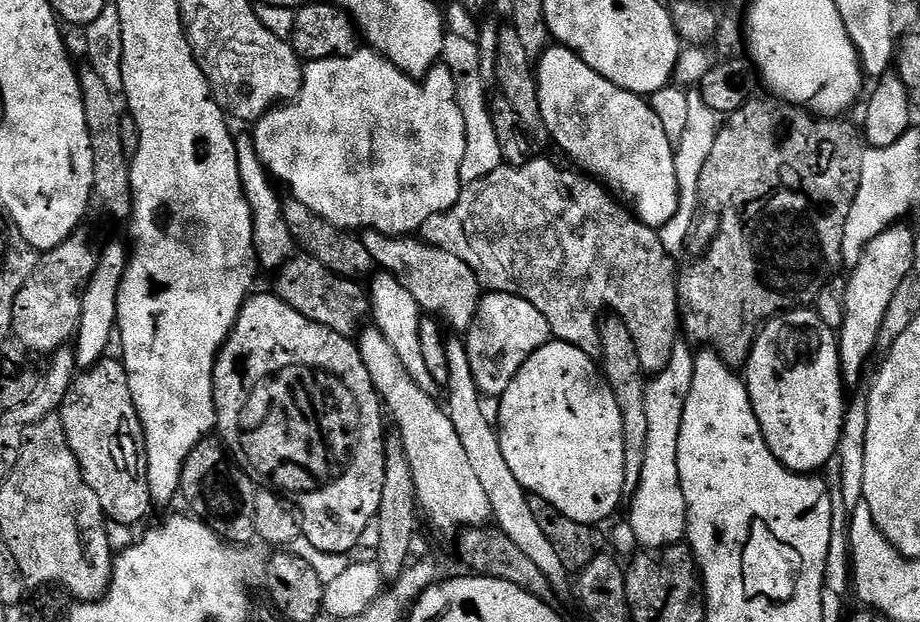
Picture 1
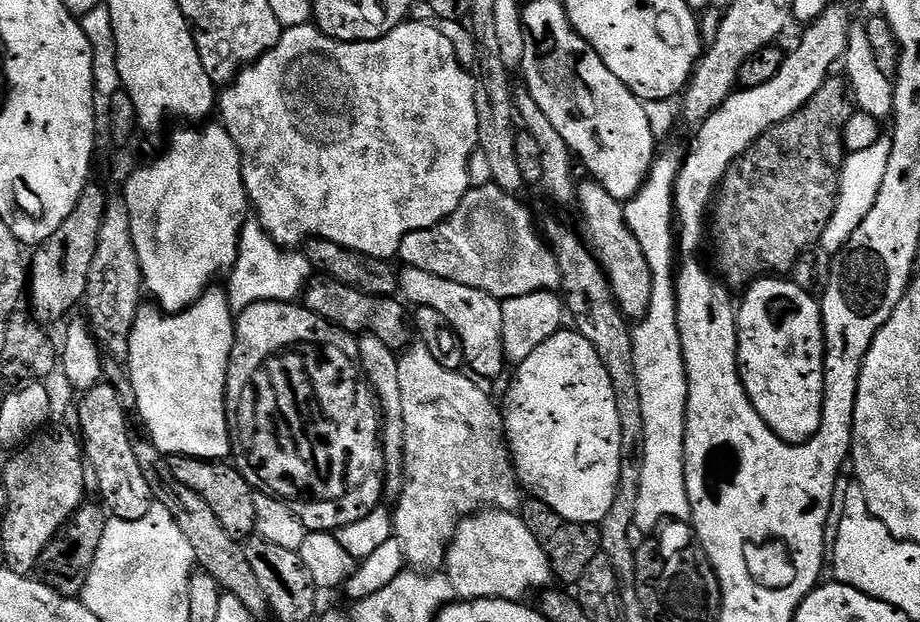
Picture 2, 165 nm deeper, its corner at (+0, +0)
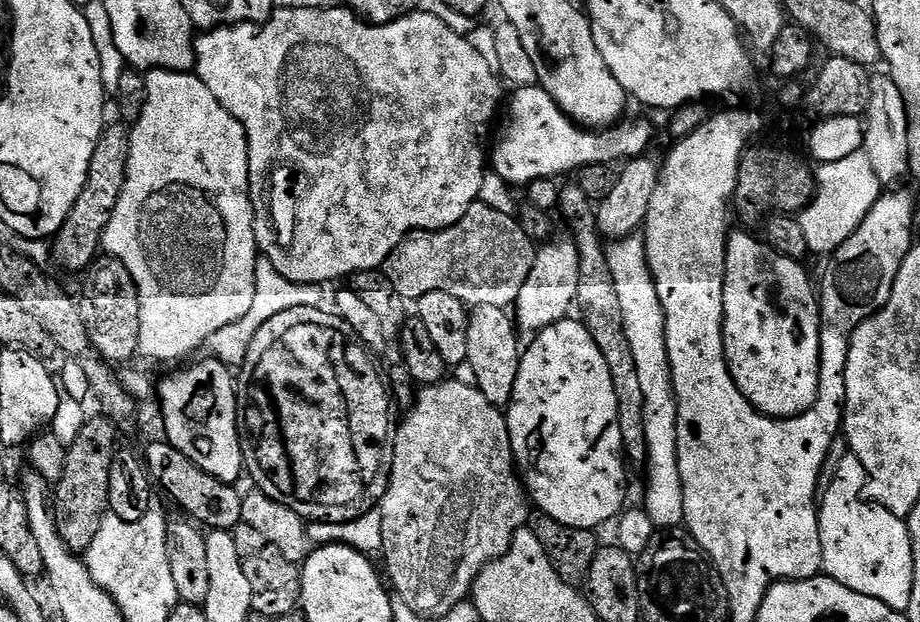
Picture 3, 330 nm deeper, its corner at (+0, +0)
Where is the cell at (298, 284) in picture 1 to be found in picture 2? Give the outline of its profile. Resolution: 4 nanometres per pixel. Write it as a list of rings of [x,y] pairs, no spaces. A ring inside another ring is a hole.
[[[320,274],[304,289],[302,303],[305,308],[314,310],[318,318],[326,318],[326,322],[342,330],[382,338],[382,342],[386,342],[386,346],[390,346],[390,350],[394,350],[397,354],[413,343],[414,328],[410,323],[410,312],[407,312],[409,309],[399,299],[391,296],[371,296],[346,282]]]

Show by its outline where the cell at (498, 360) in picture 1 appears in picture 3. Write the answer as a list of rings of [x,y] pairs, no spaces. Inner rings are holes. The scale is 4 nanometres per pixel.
[[[570,238],[555,240],[545,243],[537,251],[530,278],[526,278],[522,290],[518,290],[518,298],[514,305],[514,323],[521,333],[535,334],[546,330],[546,326],[554,326],[571,313],[568,311],[573,311],[576,303],[578,246]]]

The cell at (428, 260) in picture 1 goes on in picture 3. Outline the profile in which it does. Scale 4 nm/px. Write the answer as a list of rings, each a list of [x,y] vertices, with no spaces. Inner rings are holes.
[[[498,306],[472,308],[468,317],[468,364],[475,387],[495,408],[503,409],[512,403],[514,382],[518,382],[518,366],[522,344],[516,341],[518,329],[513,317]]]

